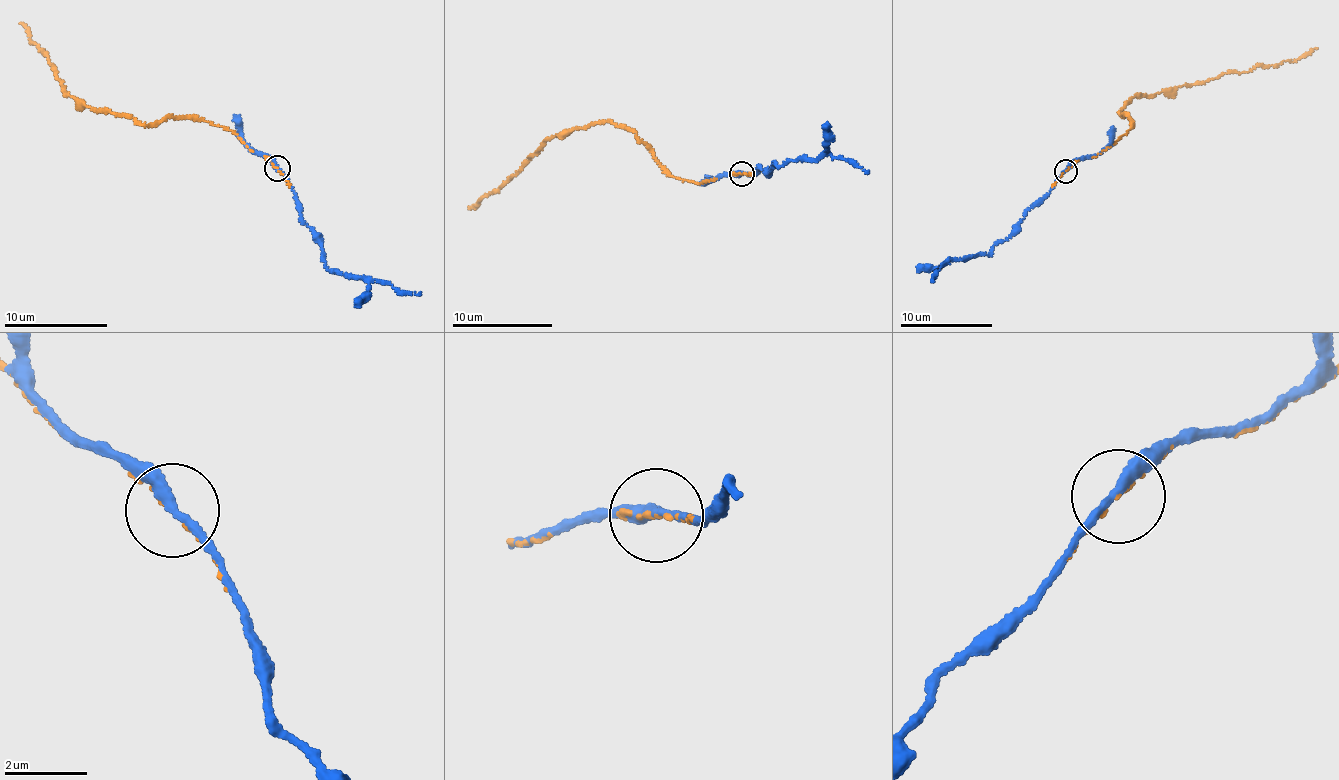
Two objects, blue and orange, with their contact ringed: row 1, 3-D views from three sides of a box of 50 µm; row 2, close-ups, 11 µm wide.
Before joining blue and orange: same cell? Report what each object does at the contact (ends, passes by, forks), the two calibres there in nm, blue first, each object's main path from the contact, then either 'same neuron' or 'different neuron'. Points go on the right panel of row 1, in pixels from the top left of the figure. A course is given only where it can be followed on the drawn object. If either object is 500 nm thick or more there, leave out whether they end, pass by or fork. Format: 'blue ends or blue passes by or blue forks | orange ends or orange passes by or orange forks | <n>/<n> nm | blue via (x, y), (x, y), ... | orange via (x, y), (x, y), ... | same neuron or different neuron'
blue passes by | orange ends | 240/80 nm | blue via (1066, 171), (1048, 193), (1026, 210), (1018, 228), (991, 253), (949, 261), (933, 280) | orange via (1066, 171), (1114, 144), (1133, 127), (1119, 113), (1138, 95), (1297, 59), (1317, 48) | same neuron

